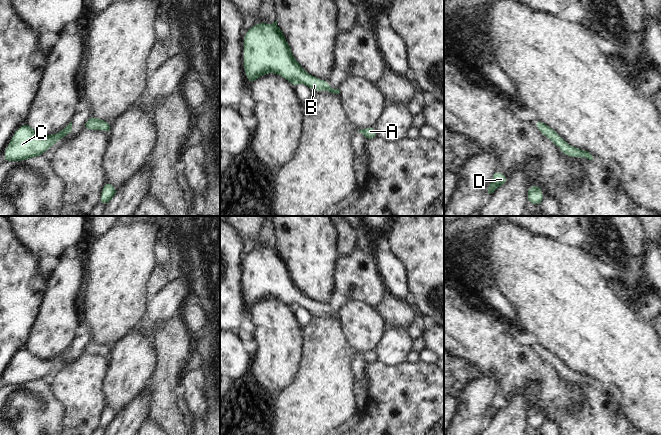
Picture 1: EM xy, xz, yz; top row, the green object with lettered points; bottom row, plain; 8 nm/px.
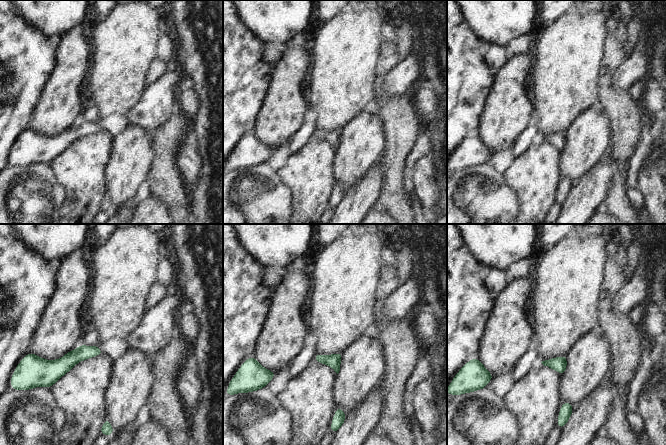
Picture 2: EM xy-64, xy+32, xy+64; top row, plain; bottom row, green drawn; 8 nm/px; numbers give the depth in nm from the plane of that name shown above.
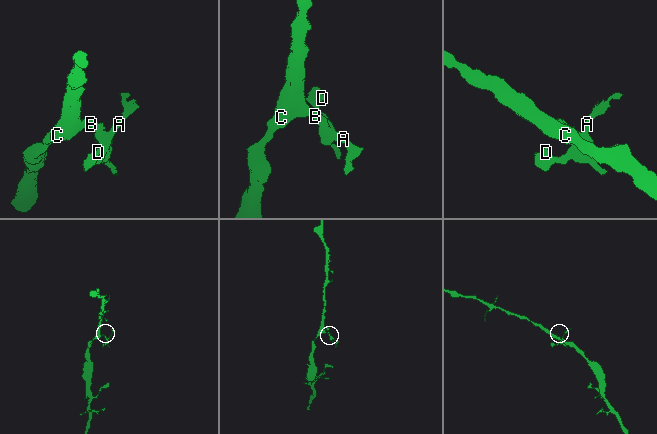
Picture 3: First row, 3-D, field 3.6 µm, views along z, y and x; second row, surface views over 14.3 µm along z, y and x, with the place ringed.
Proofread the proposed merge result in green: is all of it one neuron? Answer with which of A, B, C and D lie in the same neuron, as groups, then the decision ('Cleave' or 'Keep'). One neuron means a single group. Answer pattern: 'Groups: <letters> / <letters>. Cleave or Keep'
Groups: A B C D. Keep.

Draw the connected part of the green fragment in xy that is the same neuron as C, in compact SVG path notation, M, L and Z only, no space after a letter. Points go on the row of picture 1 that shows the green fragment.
M72 122L53 135L37 133L28 123L21 125L4 151L4 162L25 161L42 156L45 151L49 150L59 139L64 139L71 131Z

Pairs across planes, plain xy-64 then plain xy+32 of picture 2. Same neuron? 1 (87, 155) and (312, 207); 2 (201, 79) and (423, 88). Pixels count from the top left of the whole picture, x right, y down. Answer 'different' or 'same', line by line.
1: same
2: different

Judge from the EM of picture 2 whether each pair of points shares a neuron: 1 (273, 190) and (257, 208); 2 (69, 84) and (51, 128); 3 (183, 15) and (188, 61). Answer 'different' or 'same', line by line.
1: same
2: same
3: same

